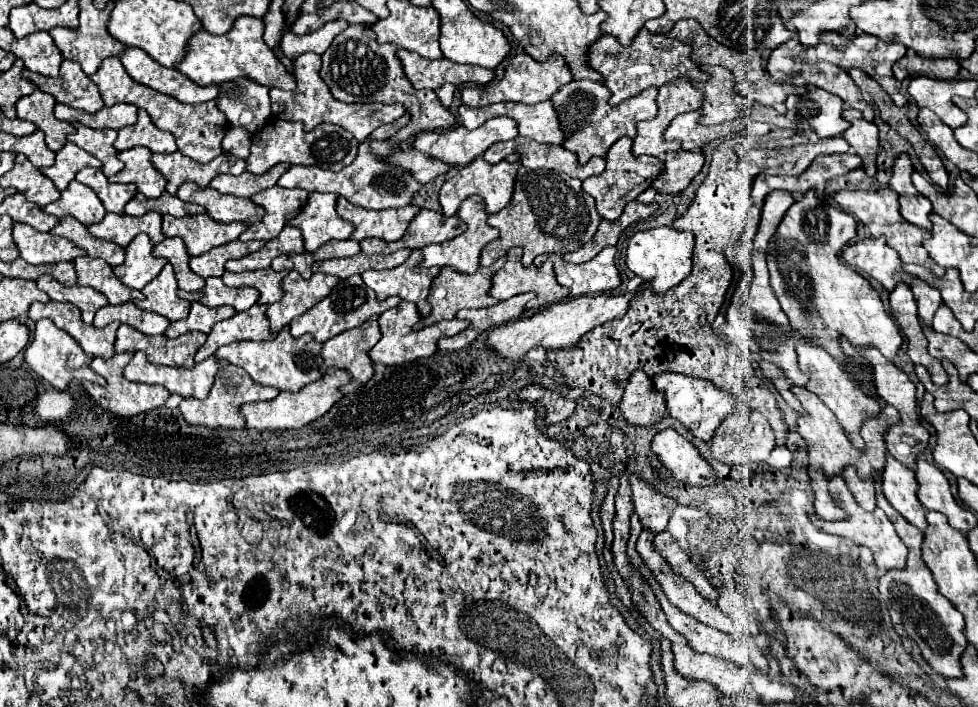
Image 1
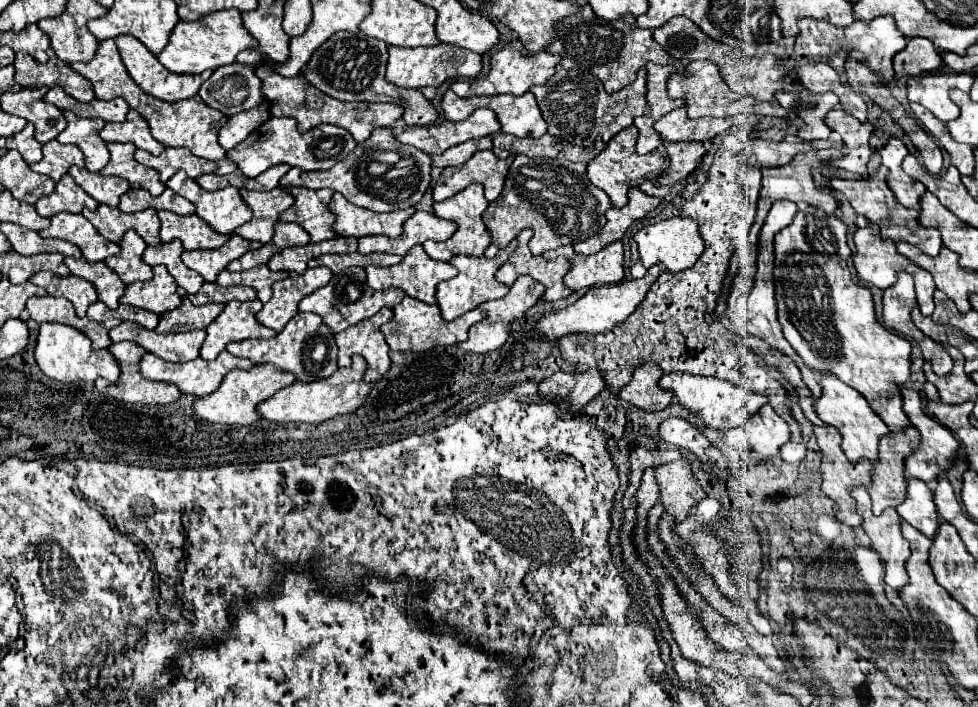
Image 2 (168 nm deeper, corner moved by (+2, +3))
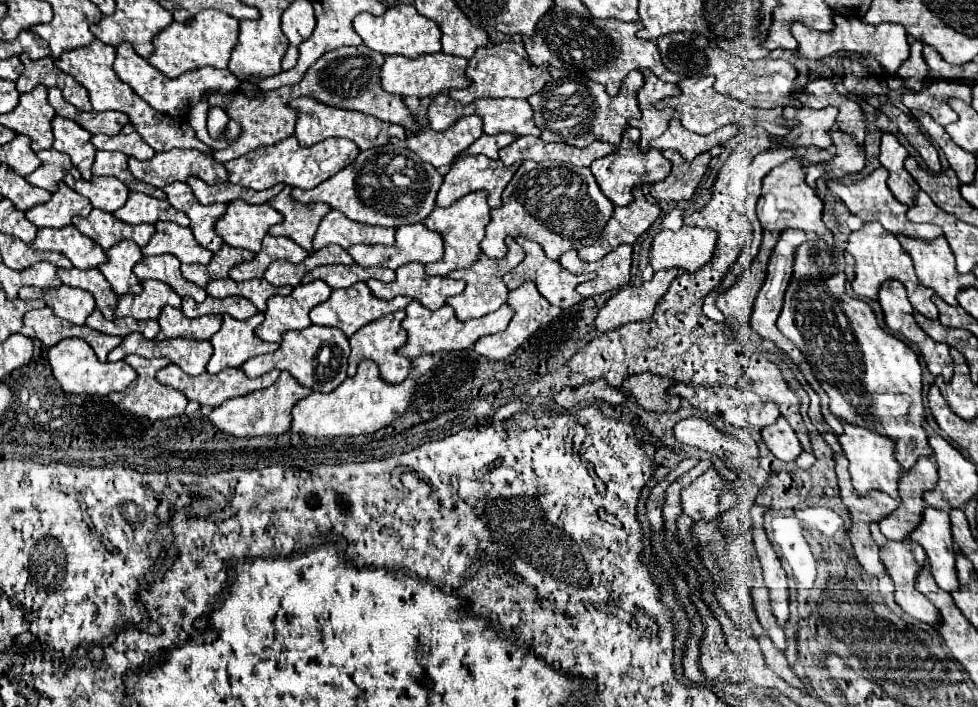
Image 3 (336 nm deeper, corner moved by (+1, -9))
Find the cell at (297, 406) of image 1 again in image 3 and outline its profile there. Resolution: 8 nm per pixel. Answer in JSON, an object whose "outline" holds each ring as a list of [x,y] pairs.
{"outline":[[[363,360],[357,368],[357,374],[353,378],[347,378],[333,392],[329,394],[313,392],[311,396],[299,400],[293,408],[291,432],[307,430],[301,426],[319,426],[317,430],[311,430],[315,434],[309,434],[309,436],[369,436],[369,434],[375,434],[377,430],[391,426],[395,420],[399,420],[407,412],[407,408],[411,408],[415,386],[417,382],[413,378],[407,378],[401,384],[387,384],[383,382],[375,362]]]}

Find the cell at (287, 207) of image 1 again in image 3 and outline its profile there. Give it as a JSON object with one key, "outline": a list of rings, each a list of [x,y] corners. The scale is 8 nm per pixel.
{"outline":[[[235,200],[227,206],[227,212],[217,220],[215,232],[229,246],[259,252],[263,236],[273,224],[279,222],[283,222],[283,216],[269,204],[253,206],[243,200]]]}

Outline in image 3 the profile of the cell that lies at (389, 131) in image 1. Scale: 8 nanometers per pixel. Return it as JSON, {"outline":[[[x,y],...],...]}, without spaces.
{"outline":[[[385,144],[359,152],[351,166],[327,178],[313,190],[295,188],[293,198],[301,204],[325,202],[361,224],[399,228],[403,224],[423,222],[435,210],[435,198],[441,182],[443,176],[429,162],[423,162],[407,148]]]}

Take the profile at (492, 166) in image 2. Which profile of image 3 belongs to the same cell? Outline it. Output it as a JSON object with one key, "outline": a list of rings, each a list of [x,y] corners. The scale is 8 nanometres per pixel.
{"outline":[[[461,154],[457,156],[457,160],[451,164],[451,170],[445,174],[445,180],[441,184],[439,190],[439,198],[437,198],[437,206],[451,206],[453,202],[457,202],[459,198],[467,196],[469,192],[475,190],[487,190],[489,192],[489,206],[491,208],[499,208],[501,206],[501,194],[505,190],[505,186],[509,184],[509,180],[513,178],[513,174],[517,172],[517,168],[521,166],[521,162],[515,162],[513,166],[505,166],[501,160],[491,160],[487,156],[469,156],[469,154]]]}

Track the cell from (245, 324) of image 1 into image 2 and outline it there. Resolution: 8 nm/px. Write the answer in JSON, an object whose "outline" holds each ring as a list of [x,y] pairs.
{"outline":[[[260,300],[228,302],[222,314],[208,326],[208,336],[200,348],[200,356],[204,360],[214,360],[228,342],[238,342],[246,338],[274,338],[276,332],[256,320],[260,308]]]}

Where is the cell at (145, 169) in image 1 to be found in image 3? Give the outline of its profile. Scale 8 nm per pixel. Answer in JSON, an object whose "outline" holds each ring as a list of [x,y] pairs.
{"outline":[[[97,152],[95,162],[93,162],[93,174],[97,176],[115,176],[119,178],[131,192],[143,192],[151,198],[165,198],[165,192],[161,188],[155,188],[147,182],[139,182],[133,178],[133,174],[127,168],[127,156],[119,152]]]}

